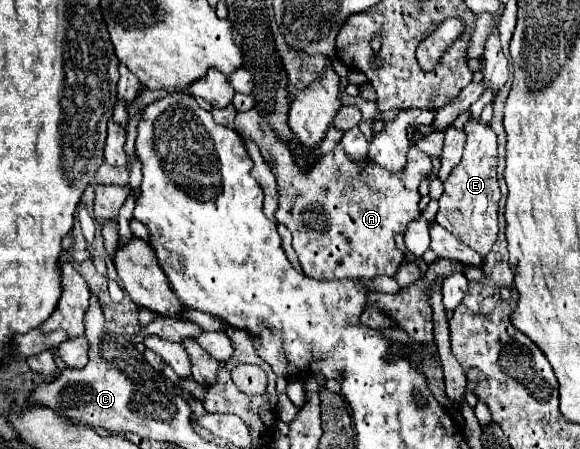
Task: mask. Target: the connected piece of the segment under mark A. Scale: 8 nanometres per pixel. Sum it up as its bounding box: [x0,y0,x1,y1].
[236,109,432,279]

